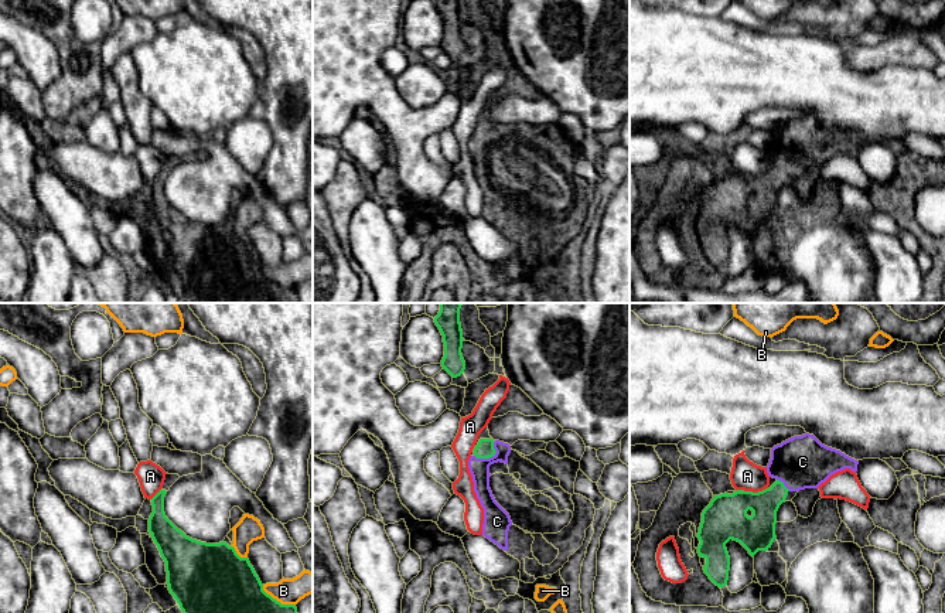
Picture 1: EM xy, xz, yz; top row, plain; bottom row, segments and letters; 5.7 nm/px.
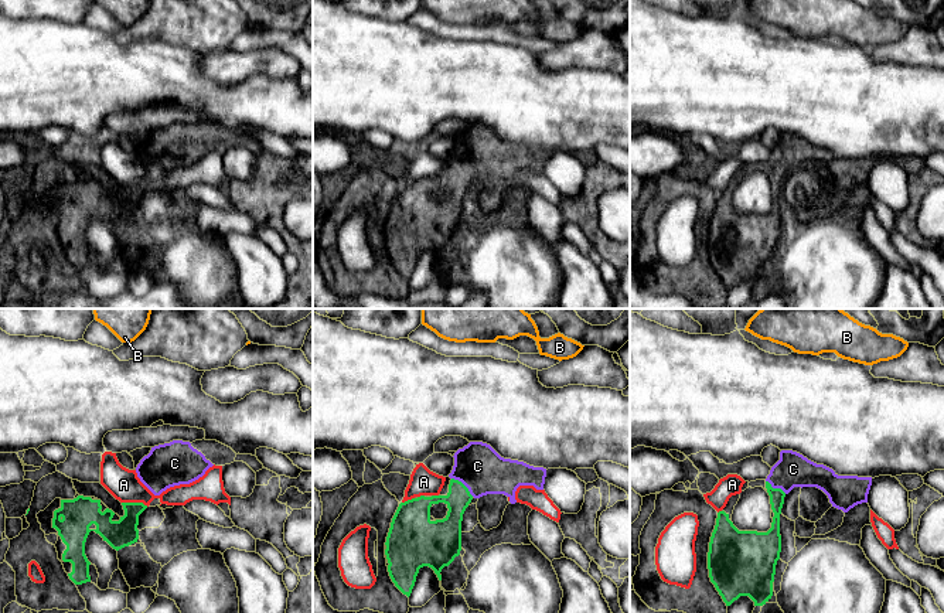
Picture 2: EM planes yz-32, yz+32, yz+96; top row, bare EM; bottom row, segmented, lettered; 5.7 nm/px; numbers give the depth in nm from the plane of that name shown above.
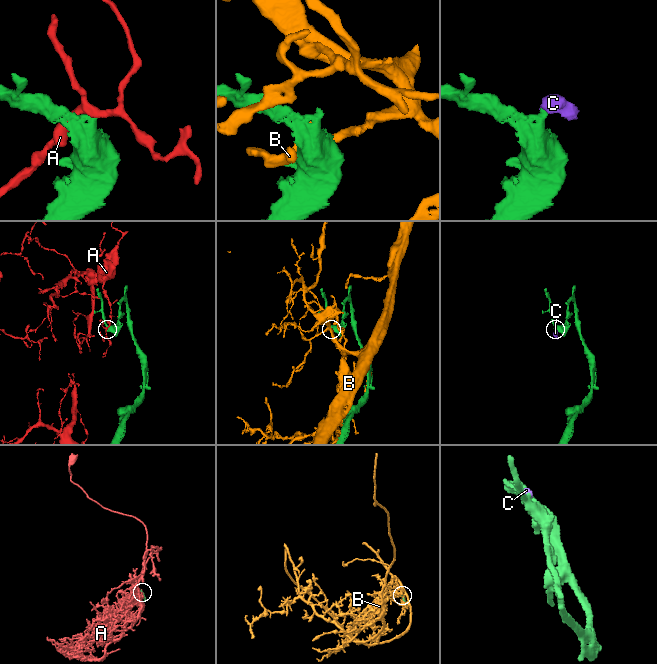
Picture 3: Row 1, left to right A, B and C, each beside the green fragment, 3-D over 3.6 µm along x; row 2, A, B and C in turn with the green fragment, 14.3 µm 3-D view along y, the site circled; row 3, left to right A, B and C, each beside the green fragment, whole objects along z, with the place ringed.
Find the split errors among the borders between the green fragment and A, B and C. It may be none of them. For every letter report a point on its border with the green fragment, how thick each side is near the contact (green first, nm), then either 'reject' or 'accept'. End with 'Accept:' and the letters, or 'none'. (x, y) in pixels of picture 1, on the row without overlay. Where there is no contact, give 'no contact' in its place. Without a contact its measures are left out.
A: yz (756, 176) | 240/160 nm | reject
B: xy (236, 237) | 460/140 nm | reject
C: xz (490, 139) | 100/110 nm | accept
Accept: C

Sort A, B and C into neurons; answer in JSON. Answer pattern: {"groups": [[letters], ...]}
{"groups": [["A"], ["B"], ["C"]]}

